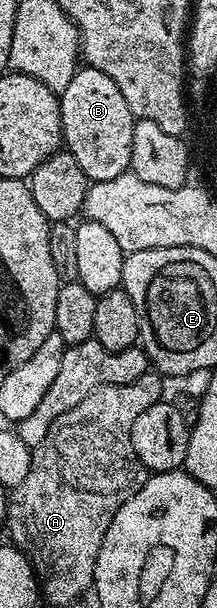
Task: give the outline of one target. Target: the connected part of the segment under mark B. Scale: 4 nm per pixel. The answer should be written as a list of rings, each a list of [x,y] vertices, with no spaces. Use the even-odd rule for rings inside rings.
[[[88,66],[78,67],[76,74],[59,93],[61,101],[61,139],[64,147],[79,162],[83,174],[90,182],[119,178],[130,171],[131,138],[135,117],[127,106],[127,98],[119,86],[103,74]]]

